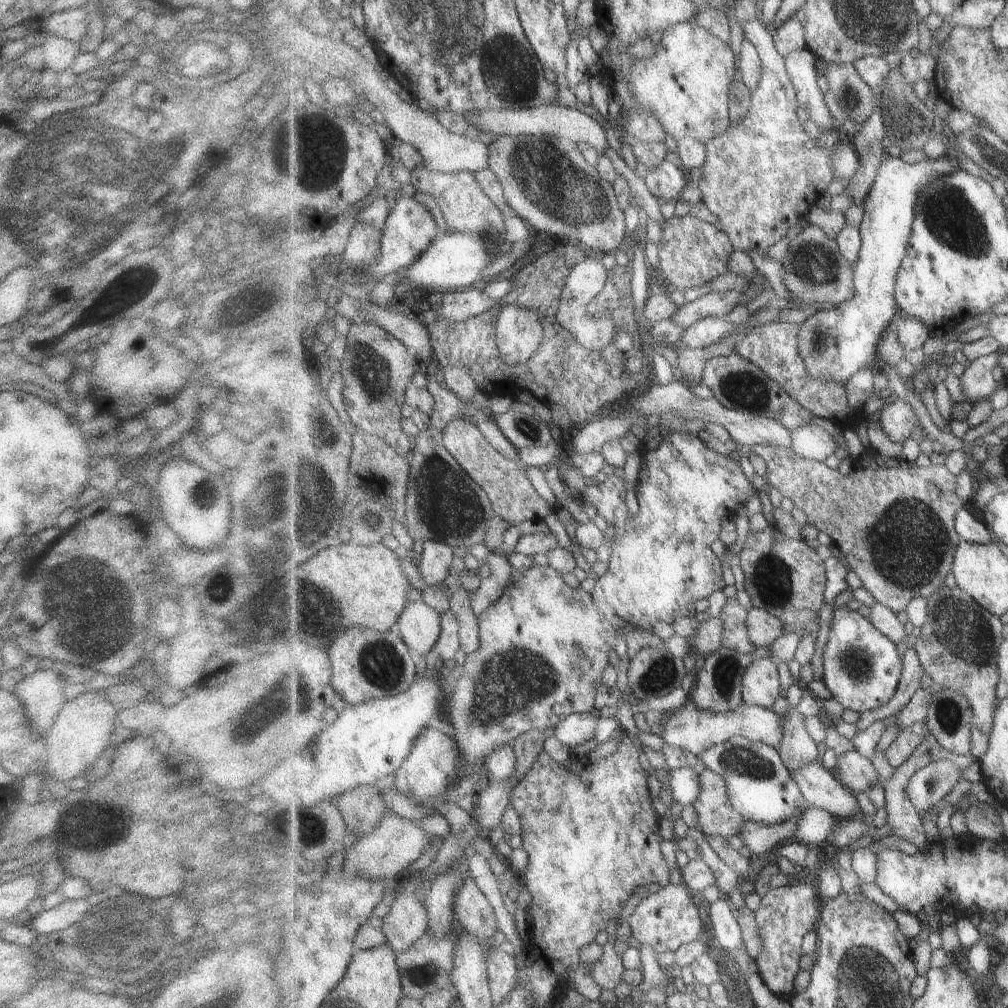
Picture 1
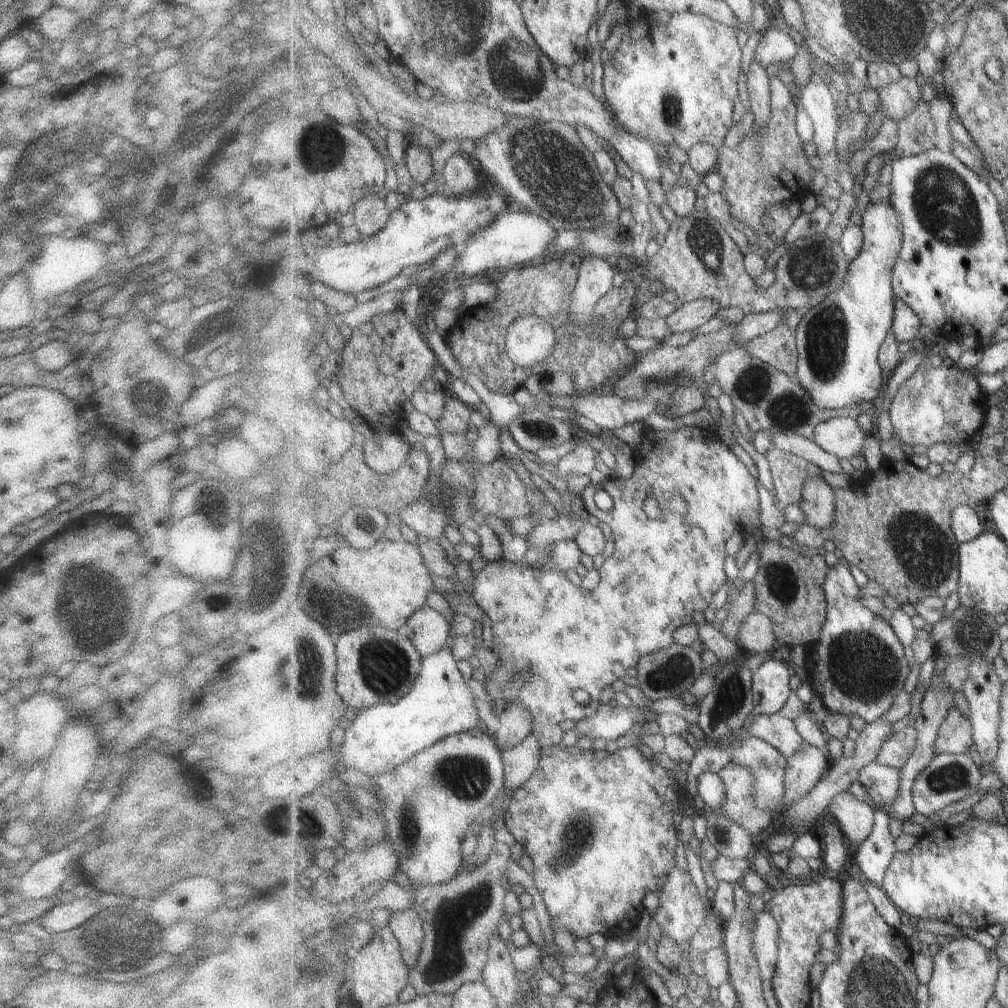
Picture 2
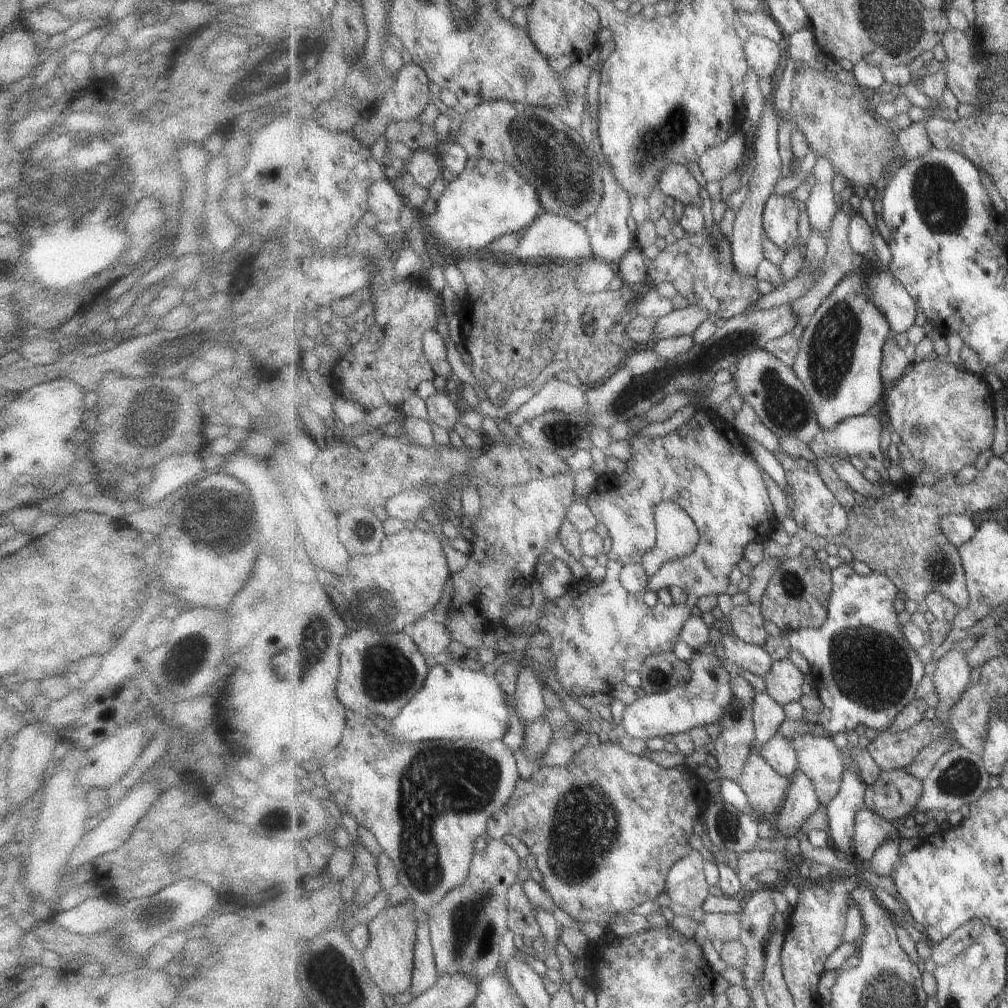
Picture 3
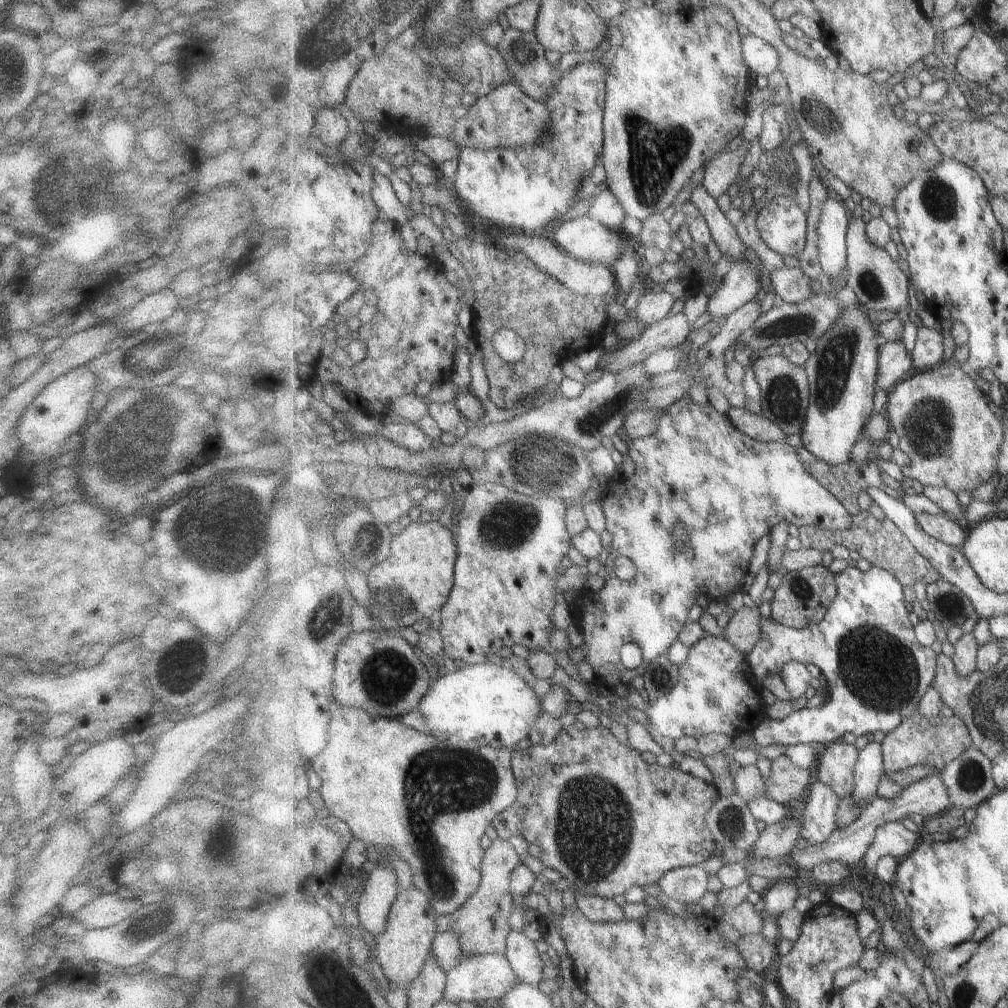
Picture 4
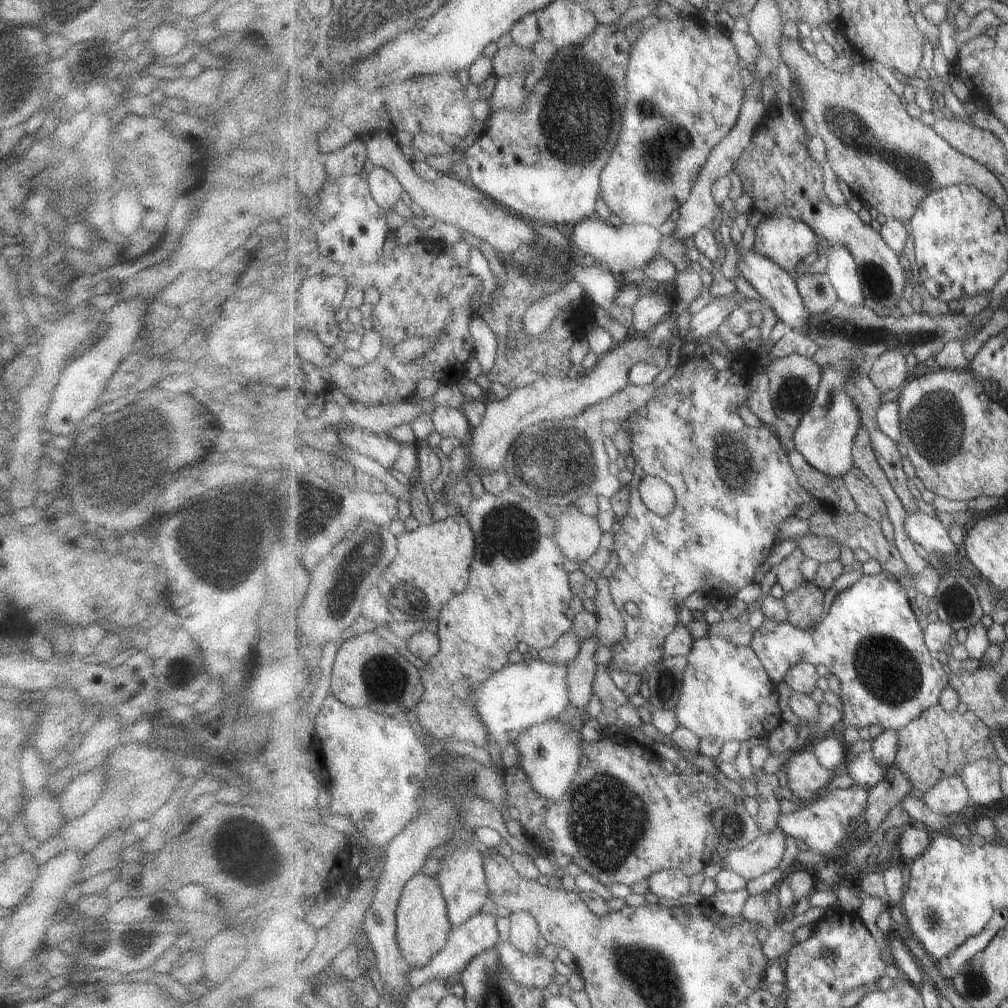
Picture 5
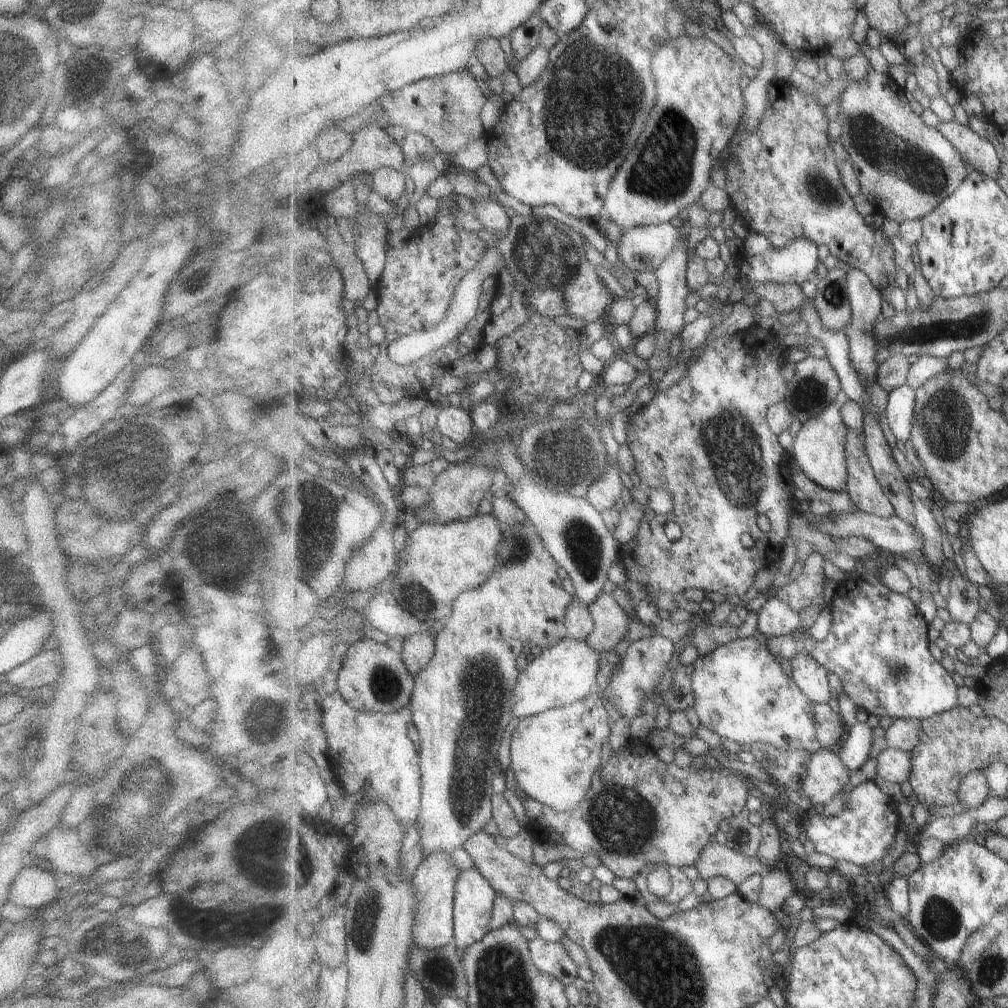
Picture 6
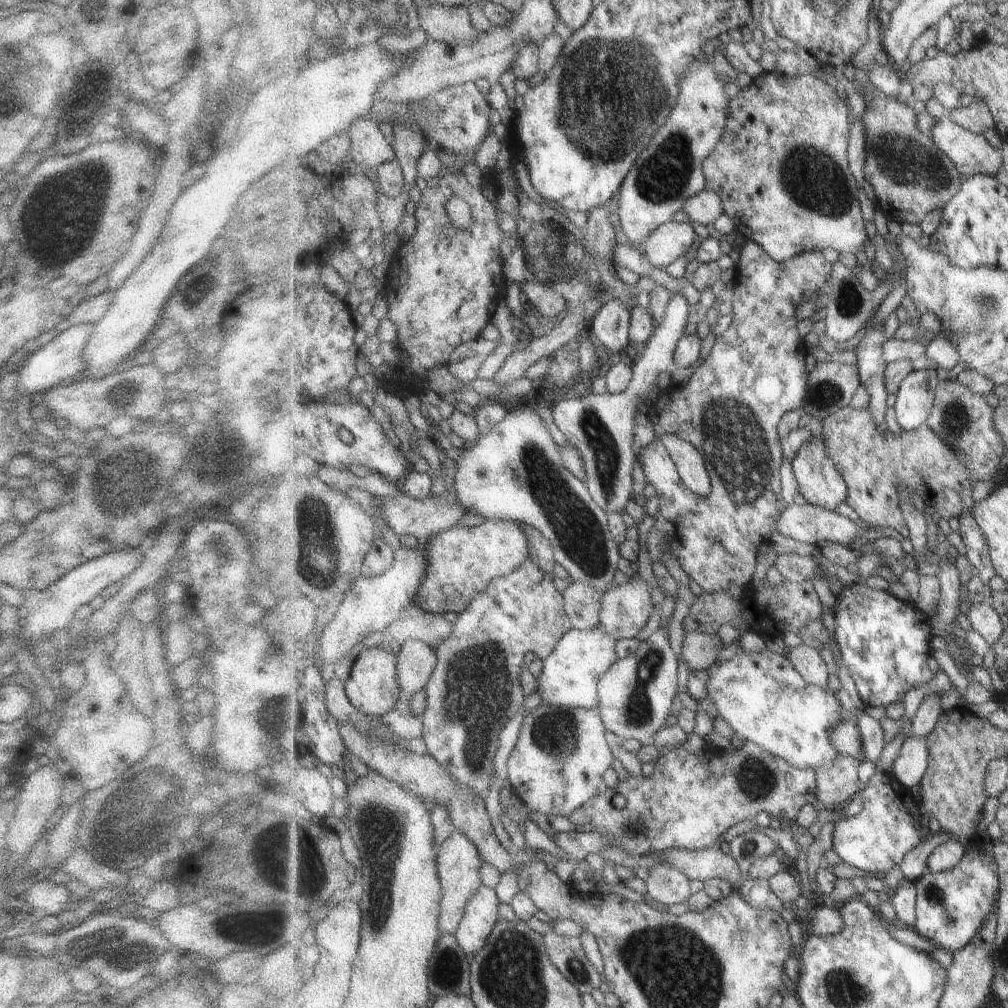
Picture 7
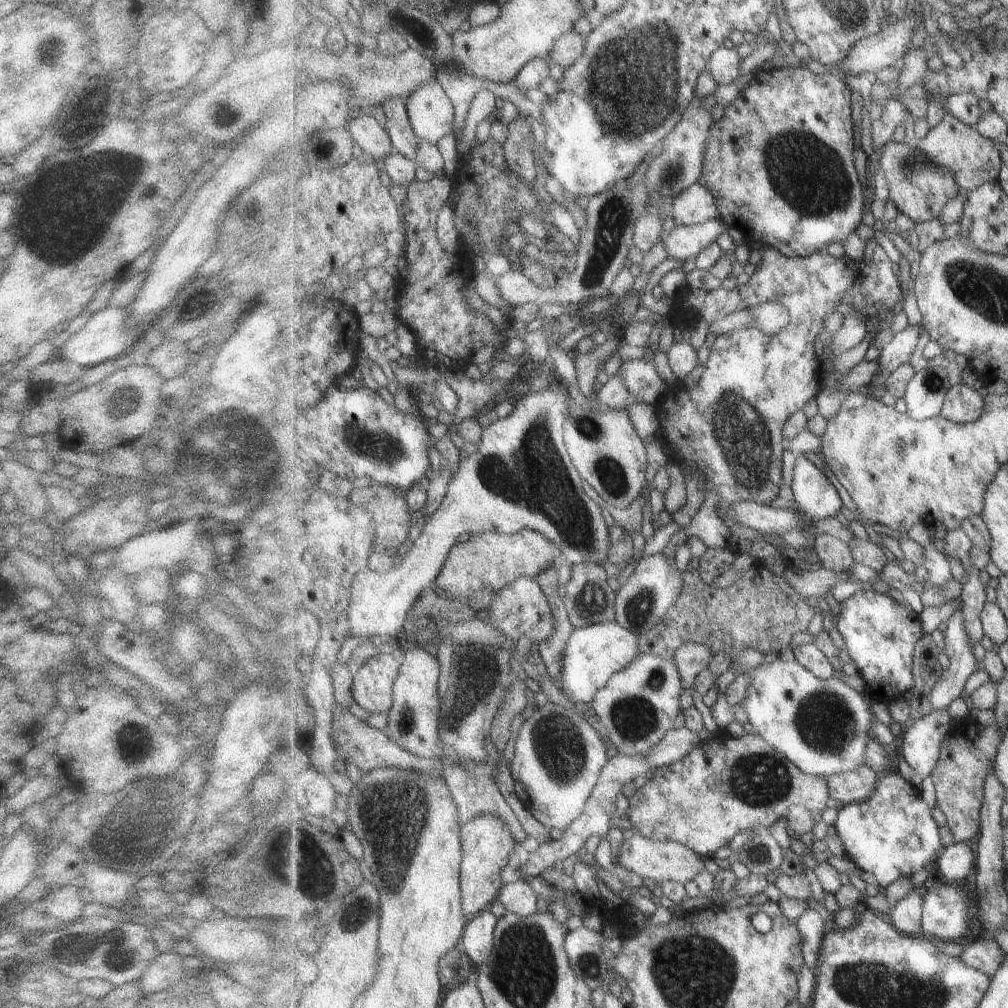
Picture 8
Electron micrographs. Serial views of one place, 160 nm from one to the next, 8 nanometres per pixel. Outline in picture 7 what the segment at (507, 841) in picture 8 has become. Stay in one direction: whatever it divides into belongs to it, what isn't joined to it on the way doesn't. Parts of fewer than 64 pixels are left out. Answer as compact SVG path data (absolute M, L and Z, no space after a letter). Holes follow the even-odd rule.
M456 830L446 841L440 844L438 848L438 871L442 880L442 891L444 892L440 916L442 936L449 933L455 934L464 920L468 902L482 887L479 870L481 870L483 861L484 858L477 845L464 832Z

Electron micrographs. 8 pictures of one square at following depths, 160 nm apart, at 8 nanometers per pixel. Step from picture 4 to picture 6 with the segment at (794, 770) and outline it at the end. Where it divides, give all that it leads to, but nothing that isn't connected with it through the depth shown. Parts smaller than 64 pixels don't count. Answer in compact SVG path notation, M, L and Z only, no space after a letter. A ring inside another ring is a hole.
M823 747L811 755L799 793L808 797L815 809L818 809L847 786L851 773L853 770L846 767L835 749Z

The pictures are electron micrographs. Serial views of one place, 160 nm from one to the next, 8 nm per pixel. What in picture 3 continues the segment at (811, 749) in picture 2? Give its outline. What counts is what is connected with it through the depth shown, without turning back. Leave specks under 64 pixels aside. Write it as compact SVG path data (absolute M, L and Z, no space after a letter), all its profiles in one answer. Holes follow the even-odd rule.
M801 770L791 777L792 786L782 808L772 818L779 832L776 838L789 838L807 822L807 819L822 805L818 799L813 781Z

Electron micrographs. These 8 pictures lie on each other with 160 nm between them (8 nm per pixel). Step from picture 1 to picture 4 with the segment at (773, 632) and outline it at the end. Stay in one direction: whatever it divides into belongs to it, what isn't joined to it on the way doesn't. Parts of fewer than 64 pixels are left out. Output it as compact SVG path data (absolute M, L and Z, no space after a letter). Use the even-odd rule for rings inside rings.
M743 606L734 613L723 629L725 638L745 655L759 642L763 613L766 613L763 606L756 606L756 608Z

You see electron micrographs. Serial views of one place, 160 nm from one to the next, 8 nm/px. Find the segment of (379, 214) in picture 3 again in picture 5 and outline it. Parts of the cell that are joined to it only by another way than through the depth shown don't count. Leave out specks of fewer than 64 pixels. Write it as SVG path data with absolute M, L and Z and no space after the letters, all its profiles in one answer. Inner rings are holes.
M368 166L366 179L377 204L386 211L393 211L395 204L403 196L404 188L401 181L390 170L373 166Z

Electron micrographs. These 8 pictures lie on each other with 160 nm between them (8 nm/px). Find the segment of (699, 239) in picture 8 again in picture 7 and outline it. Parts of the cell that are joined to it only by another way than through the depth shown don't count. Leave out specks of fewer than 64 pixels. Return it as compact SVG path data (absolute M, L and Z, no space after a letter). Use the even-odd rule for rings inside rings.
M669 221L657 228L637 250L651 265L664 268L687 254L698 238L691 223Z

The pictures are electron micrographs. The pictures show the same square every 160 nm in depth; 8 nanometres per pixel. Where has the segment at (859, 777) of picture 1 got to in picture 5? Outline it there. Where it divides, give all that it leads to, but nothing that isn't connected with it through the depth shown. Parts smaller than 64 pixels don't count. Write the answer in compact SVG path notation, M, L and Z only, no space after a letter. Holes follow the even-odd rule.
M961 775L942 778L931 791L921 795L929 810L939 814L952 815L971 806L970 792Z

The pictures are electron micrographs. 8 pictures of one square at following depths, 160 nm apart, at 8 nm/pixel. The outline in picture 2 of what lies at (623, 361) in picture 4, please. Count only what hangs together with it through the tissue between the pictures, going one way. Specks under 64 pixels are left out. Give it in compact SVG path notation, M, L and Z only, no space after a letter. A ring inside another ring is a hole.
M697 299L684 302L675 312L672 312L665 320L671 333L684 333L697 330L705 322L709 322L713 316L720 316L722 306L711 299Z

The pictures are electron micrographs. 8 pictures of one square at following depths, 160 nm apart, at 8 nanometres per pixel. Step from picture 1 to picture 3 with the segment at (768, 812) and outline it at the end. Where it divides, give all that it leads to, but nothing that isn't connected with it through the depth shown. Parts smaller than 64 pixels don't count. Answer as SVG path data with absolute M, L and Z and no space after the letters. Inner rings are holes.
M773 736L765 743L759 755L768 760L782 775L792 777L793 773L799 770L798 750L785 737Z

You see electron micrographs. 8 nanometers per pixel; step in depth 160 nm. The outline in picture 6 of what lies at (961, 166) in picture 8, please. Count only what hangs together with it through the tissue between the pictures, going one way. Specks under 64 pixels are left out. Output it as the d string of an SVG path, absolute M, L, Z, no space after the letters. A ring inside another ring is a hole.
M955 119L941 121L937 128L953 143L969 168L995 180L999 178L1002 163L997 148L987 138L979 136L975 130Z

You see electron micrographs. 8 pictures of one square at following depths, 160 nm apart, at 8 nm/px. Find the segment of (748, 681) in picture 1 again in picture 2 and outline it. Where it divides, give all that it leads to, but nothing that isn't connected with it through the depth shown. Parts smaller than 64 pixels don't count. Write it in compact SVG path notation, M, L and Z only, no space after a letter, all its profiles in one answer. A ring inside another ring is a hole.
M784 659L766 660L754 670L752 689L755 708L753 713L773 715L778 713L793 694L789 682L793 678L793 667Z

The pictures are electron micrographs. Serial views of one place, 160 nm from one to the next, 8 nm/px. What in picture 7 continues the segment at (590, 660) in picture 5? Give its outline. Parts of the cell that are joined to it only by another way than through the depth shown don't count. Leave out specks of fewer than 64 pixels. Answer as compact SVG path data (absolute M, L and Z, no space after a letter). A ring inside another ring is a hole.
M636 574L631 582L604 592L598 626L619 640L635 638L647 626L653 606L651 586Z

